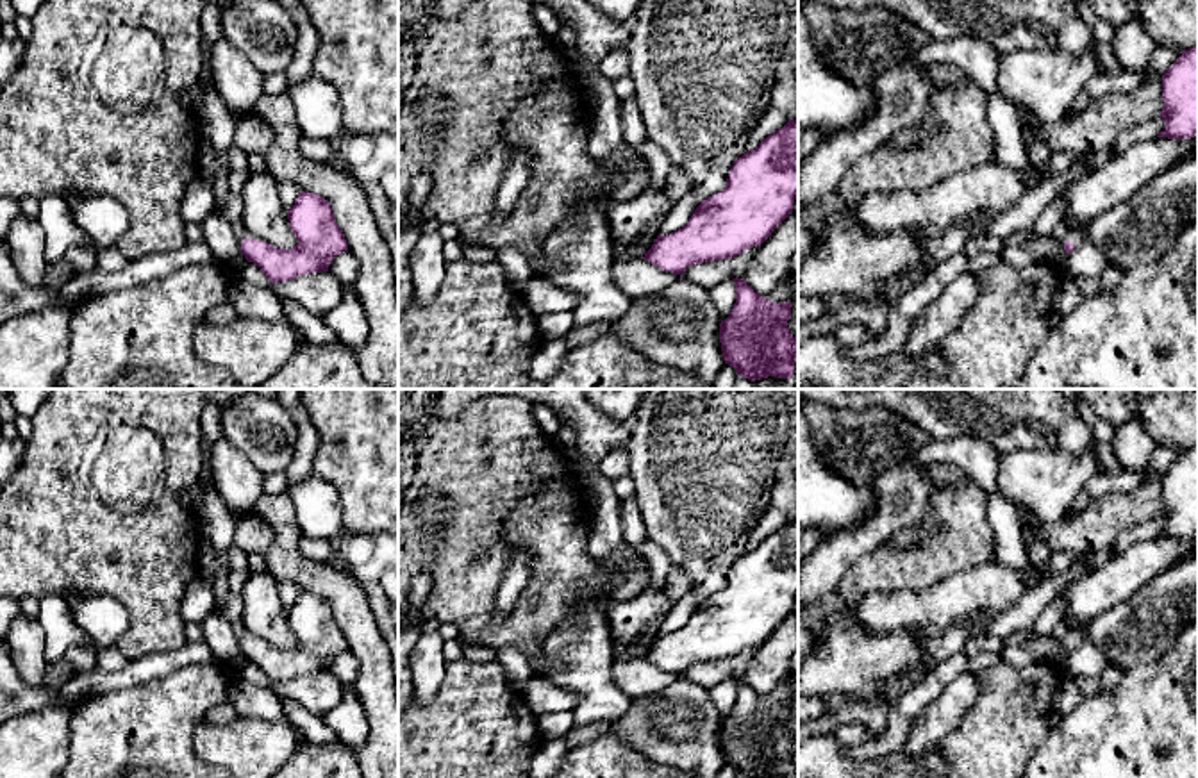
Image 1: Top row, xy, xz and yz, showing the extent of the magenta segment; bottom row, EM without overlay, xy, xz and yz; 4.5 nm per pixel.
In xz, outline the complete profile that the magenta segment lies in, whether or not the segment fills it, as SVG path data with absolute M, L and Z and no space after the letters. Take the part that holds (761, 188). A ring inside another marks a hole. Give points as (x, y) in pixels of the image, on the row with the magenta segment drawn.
M798 118L739 157L727 187L703 200L677 232L657 236L645 261L675 275L761 246L798 196Z

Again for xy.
M302 191L287 211L287 219L298 239L295 248L282 250L248 237L241 243L245 259L257 264L273 284L329 271L330 262L348 250L332 207L323 196Z

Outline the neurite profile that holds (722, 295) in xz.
M727 278L709 287L707 294L712 305L718 309L720 321L725 321L730 316L736 303L736 282L732 278Z

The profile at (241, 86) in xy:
M218 39L211 50L212 80L227 107L241 116L268 95L264 77L236 46L227 39Z

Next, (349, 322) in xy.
M346 286L343 300L323 316L323 321L336 332L341 344L348 348L364 344L368 335L368 319L352 286Z

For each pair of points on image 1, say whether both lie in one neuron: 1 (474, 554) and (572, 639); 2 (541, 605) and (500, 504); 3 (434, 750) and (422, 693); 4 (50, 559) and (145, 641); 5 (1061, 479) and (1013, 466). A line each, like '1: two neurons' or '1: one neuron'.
1: two neurons
2: one neuron
3: two neurons
4: one neuron
5: one neuron

